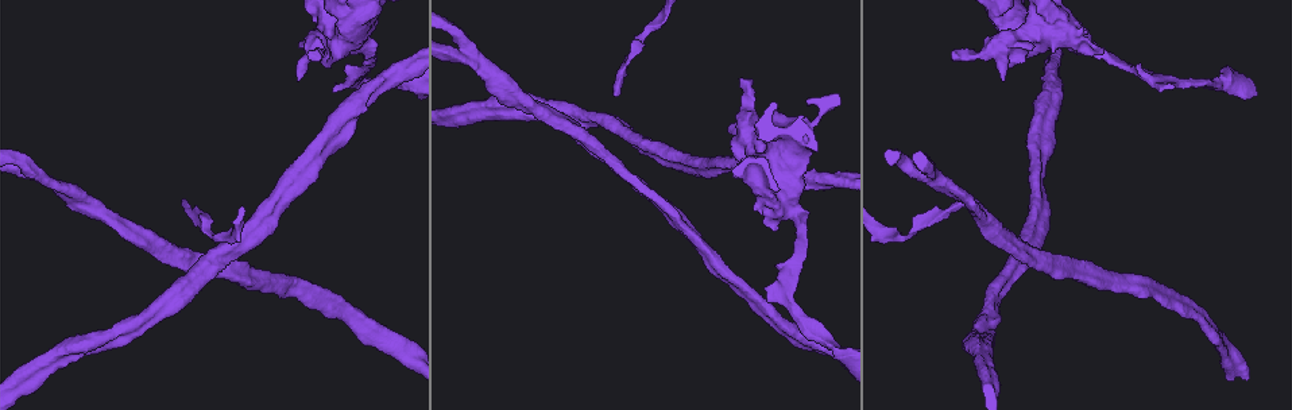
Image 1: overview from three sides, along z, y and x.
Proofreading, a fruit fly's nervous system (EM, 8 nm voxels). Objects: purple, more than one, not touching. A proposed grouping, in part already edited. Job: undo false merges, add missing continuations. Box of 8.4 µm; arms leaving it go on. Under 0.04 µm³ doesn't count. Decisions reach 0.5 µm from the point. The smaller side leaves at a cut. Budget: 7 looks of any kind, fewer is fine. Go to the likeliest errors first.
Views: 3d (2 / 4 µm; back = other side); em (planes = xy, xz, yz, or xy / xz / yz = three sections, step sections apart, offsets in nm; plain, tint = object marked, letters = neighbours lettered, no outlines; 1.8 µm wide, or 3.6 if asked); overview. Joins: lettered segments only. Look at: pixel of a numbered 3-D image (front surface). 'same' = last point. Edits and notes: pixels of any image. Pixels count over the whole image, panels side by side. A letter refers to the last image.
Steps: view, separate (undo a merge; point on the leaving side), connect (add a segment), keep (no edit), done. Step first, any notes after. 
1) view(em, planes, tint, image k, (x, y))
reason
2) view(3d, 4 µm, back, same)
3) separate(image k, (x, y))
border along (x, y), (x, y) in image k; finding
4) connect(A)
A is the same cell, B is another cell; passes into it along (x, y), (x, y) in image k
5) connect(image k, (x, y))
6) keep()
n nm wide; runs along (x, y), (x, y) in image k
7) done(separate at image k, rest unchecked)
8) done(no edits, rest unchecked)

view(3d, 2 µm, image 1, (52, 181))
side arm on a straight run

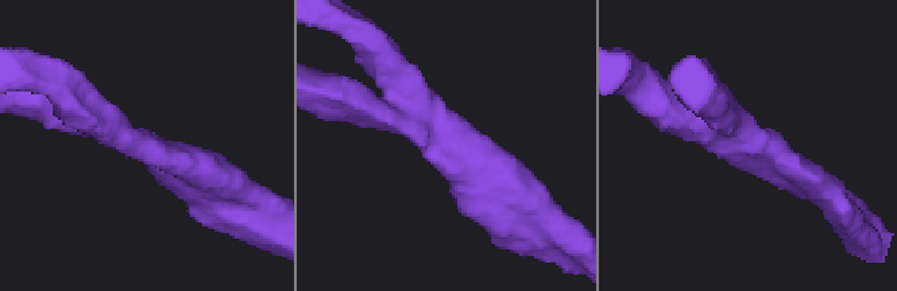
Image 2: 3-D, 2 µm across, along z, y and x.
view(em, planes, letters, image 2, (142, 147))
3 arms; arms of 240, 260, 280 nm; shape alone is not enough

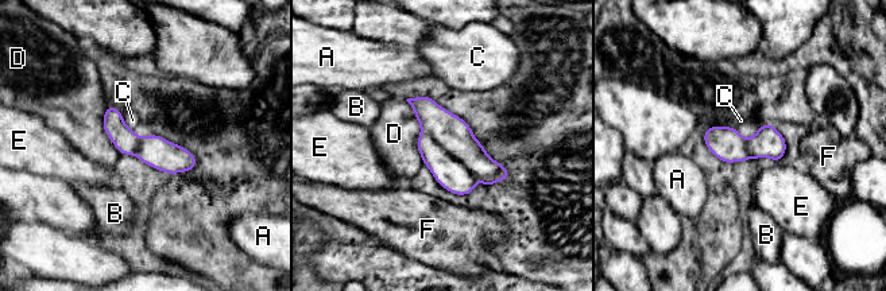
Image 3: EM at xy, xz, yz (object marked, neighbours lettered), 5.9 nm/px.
keep()
190 nm wide; A, B, C, D, E and F are other cells; one cell here

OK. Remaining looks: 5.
view(em, 3.6 µm, yz, step 4, letters, image 1, (1040, 25))
four or more arms meet

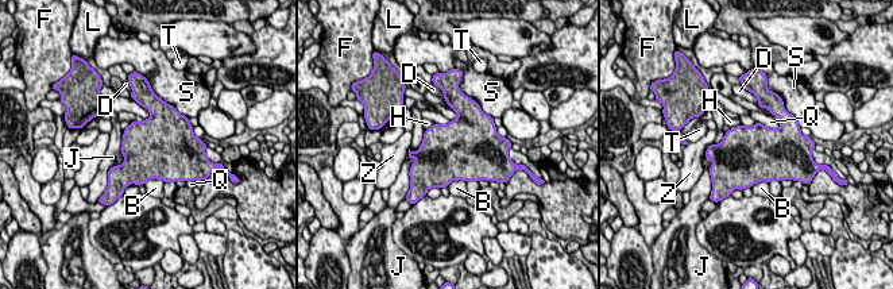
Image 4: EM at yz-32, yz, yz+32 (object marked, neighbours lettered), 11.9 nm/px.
view(em, 3.6 µm, planes, letters, same)
another direction

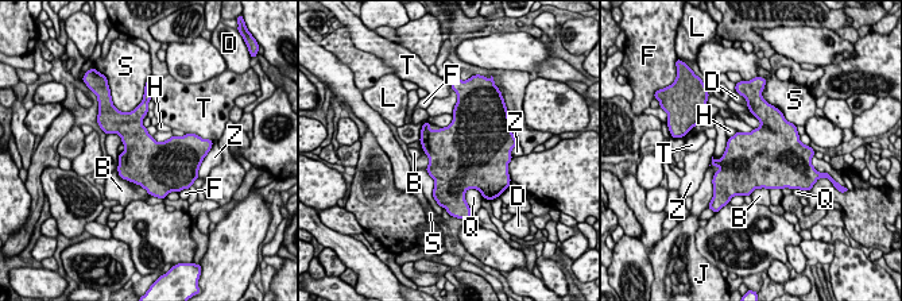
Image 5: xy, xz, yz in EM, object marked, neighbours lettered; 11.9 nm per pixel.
keep()
B, D, F, H, J, L, Q, S, T and Z are other cells; all the same cell

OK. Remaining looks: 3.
view(em, xz, step 16, letters, image 1, (328, 156))

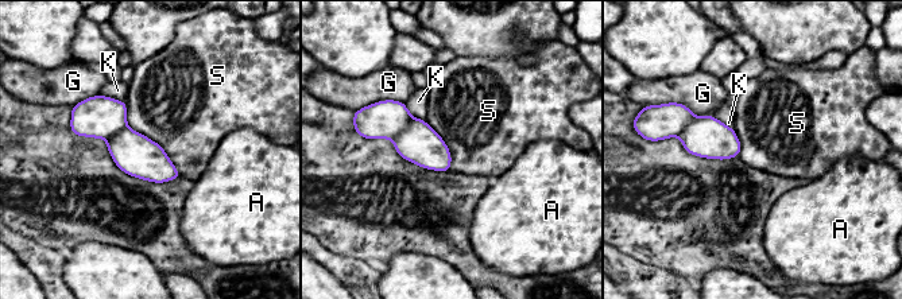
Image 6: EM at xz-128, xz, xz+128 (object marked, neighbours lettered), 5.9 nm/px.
keep()
S touches over 550 nm; A, G, K and S are other cells; border along (126, 100), (127, 124), (181, 175) in image 6; no lettered segment goes on from it

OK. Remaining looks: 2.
done(no edits, rest unchecked)

